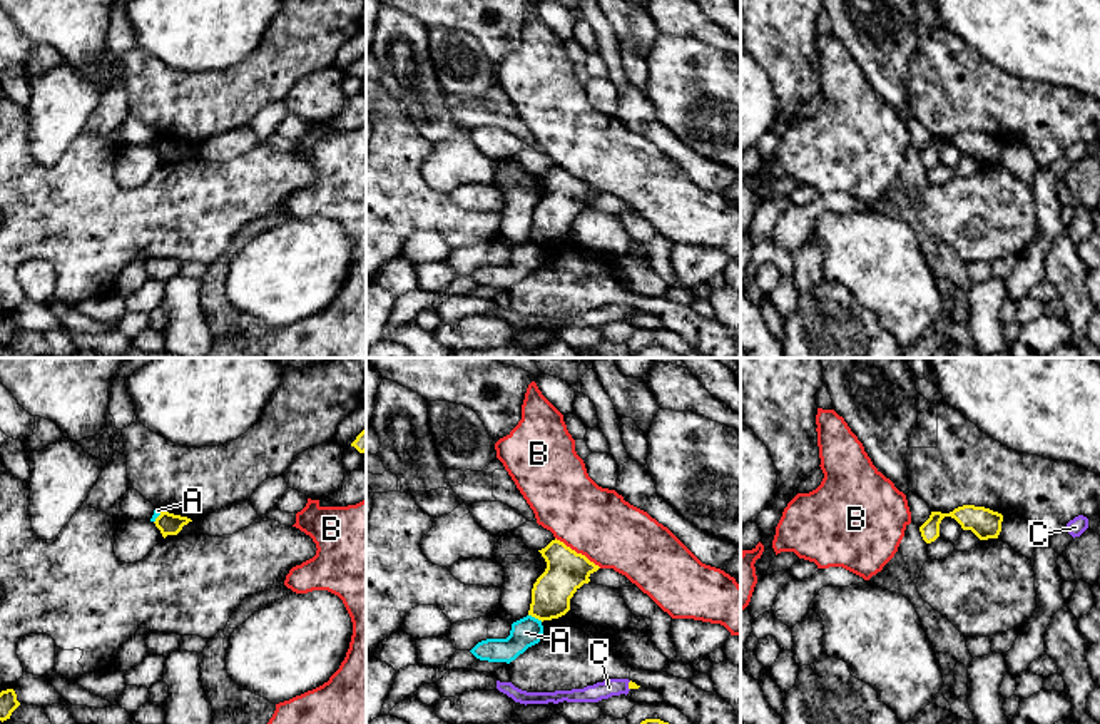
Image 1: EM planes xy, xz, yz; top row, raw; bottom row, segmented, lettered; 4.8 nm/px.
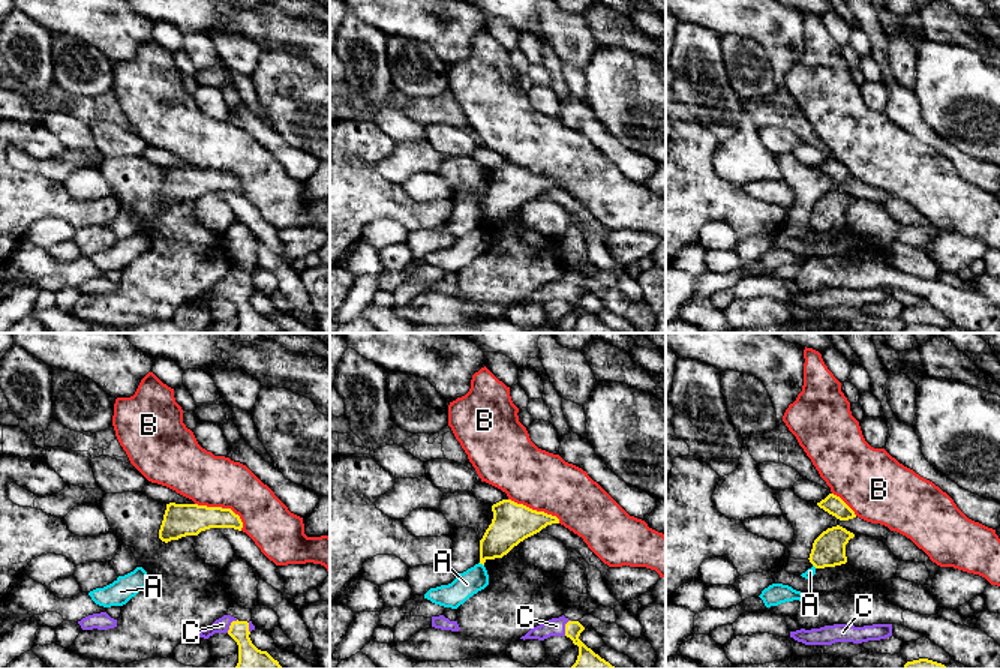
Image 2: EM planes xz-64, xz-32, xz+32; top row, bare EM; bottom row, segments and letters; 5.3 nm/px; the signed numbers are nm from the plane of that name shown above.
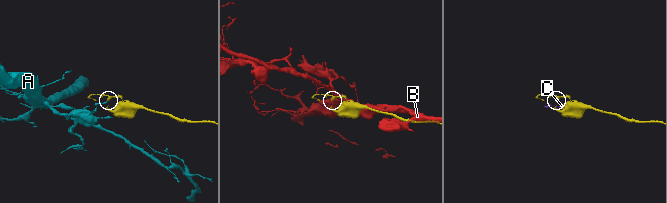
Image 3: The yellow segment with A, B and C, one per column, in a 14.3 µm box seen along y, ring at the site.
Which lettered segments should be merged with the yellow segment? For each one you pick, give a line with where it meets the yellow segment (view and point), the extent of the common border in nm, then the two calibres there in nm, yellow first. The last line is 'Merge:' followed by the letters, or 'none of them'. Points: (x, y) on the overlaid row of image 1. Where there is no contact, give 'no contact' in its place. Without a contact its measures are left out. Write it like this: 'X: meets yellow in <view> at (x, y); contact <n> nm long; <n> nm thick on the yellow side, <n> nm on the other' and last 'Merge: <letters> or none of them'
C: meets yellow in xz at (629, 686); contact 50 nm long; 30 nm thick on the yellow side, 90 nm on the other
Merge: C

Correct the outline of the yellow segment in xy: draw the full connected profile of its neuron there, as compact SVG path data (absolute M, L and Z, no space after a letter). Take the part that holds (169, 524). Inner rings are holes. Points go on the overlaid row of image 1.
M162 510L154 523L166 538L167 535L177 535L182 530L182 527L187 525L189 522L192 520L187 517L174 515Z

